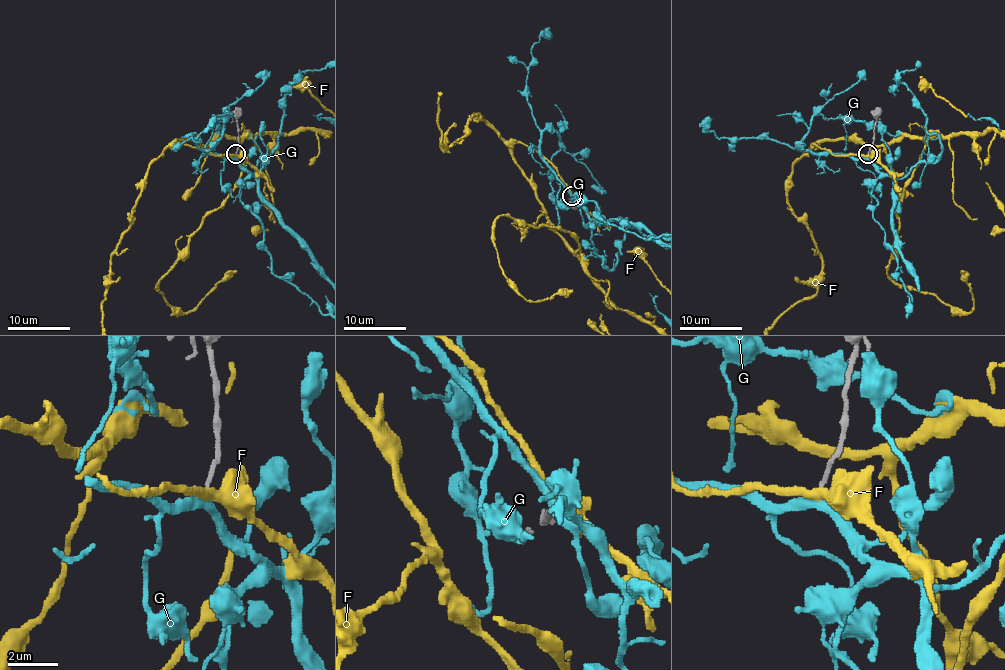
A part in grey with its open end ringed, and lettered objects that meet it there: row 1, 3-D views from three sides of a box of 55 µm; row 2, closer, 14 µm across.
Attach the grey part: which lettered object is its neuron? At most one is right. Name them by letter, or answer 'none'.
G

